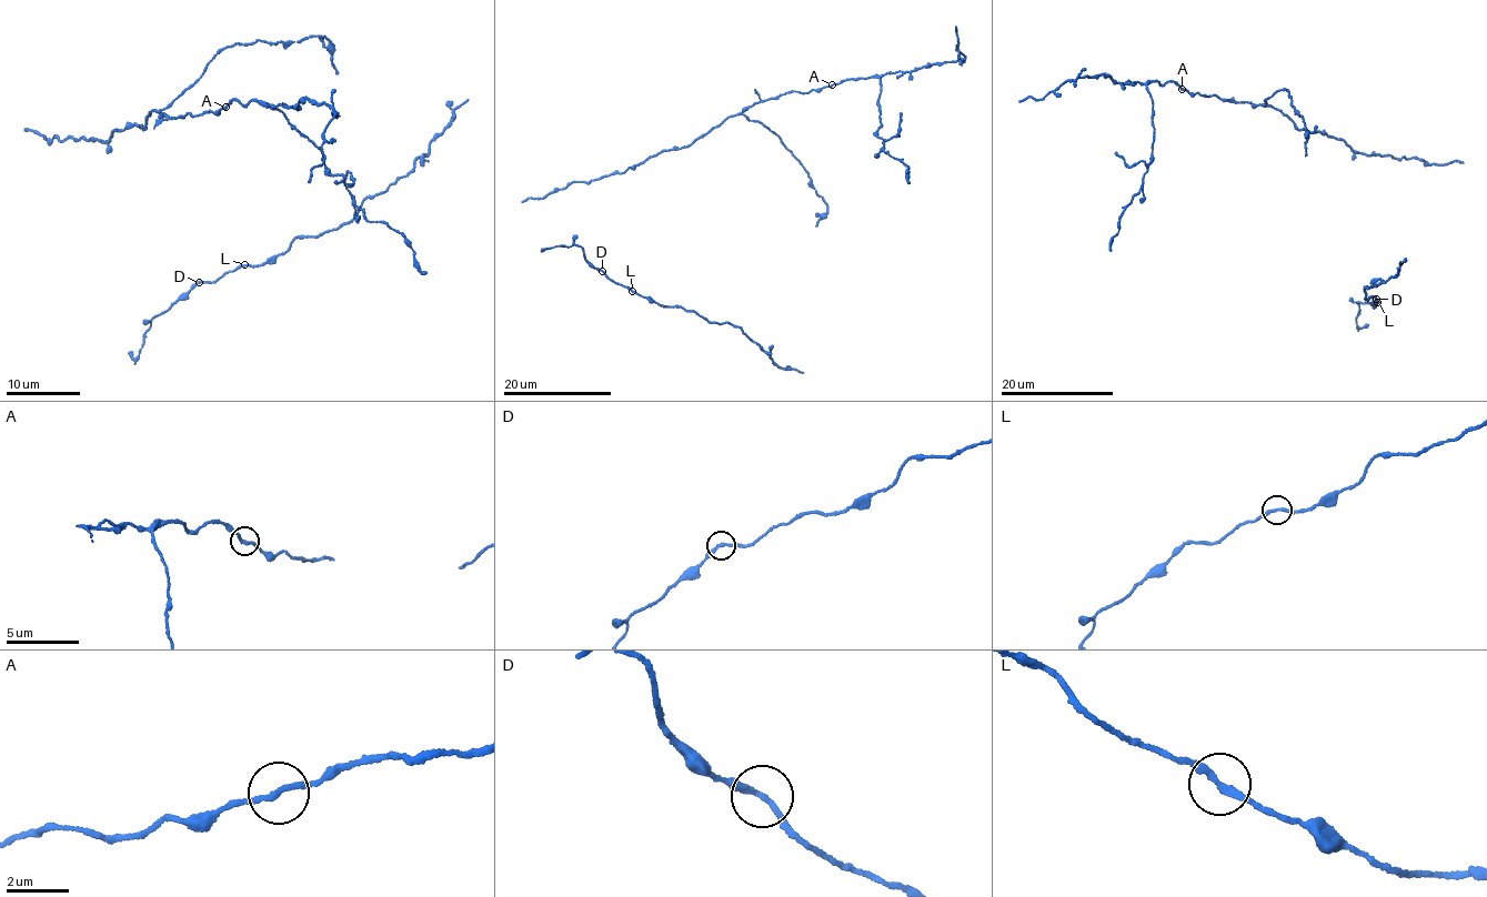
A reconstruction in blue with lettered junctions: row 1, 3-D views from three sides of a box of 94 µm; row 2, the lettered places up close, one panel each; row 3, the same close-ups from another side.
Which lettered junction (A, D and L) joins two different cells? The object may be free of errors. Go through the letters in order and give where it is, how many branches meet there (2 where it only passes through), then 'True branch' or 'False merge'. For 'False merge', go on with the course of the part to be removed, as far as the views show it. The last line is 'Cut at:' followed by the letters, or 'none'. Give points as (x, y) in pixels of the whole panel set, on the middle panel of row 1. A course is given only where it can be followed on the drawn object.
A: Place: (832, 84). Branches: 2. True branch
D: Place: (602, 271). Branches: 2. True branch
L: Place: (632, 291). Branches: 2. True branch
Cut at: none

